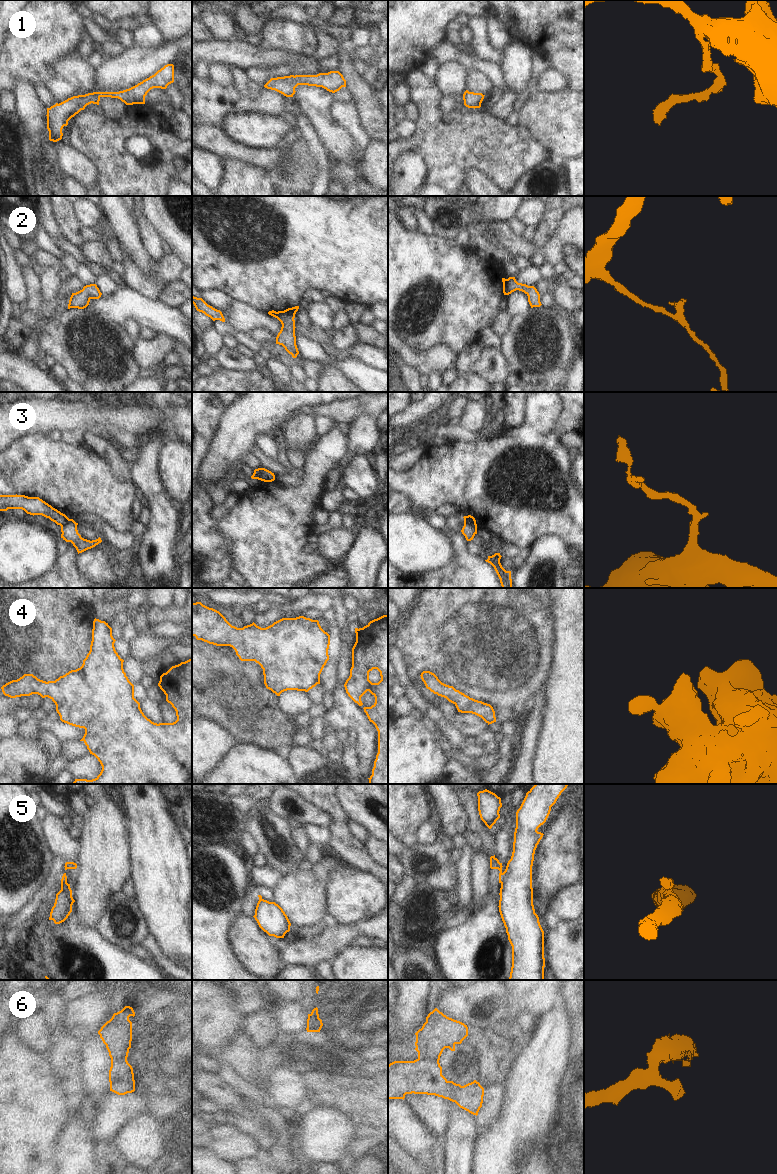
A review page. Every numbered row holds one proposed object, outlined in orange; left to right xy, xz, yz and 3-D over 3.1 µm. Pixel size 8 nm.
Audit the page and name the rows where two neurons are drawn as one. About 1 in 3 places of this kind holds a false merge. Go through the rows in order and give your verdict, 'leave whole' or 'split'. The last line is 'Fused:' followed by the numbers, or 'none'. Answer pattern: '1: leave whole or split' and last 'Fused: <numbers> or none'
1: leave whole
2: leave whole
3: split
4: leave whole
5: split
6: split
Fused: 3, 5, 6

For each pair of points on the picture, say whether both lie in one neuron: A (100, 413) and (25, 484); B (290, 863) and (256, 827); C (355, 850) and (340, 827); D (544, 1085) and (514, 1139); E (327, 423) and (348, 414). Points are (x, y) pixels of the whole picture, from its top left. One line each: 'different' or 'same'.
A: different
B: same
C: same
D: same
E: different

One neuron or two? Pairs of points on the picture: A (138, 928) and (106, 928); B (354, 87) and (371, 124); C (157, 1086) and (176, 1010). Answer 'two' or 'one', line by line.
A: one
B: one
C: one

